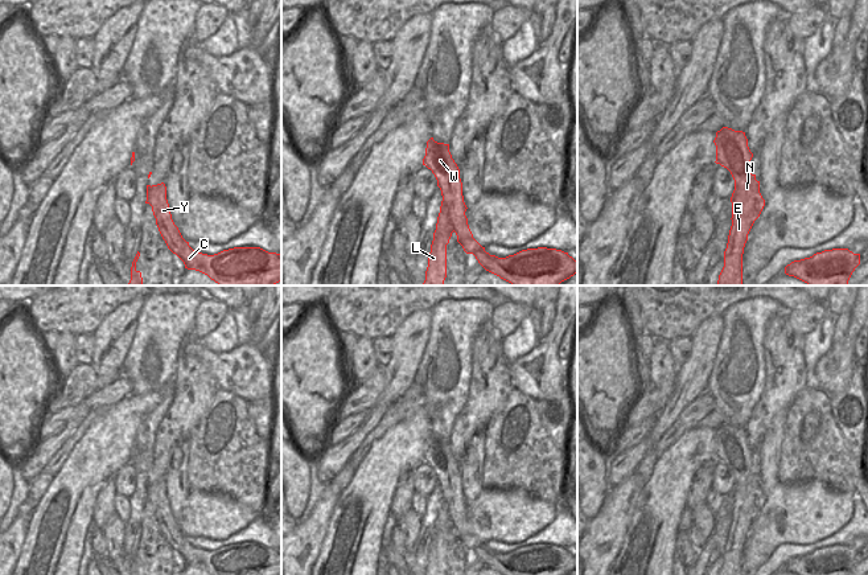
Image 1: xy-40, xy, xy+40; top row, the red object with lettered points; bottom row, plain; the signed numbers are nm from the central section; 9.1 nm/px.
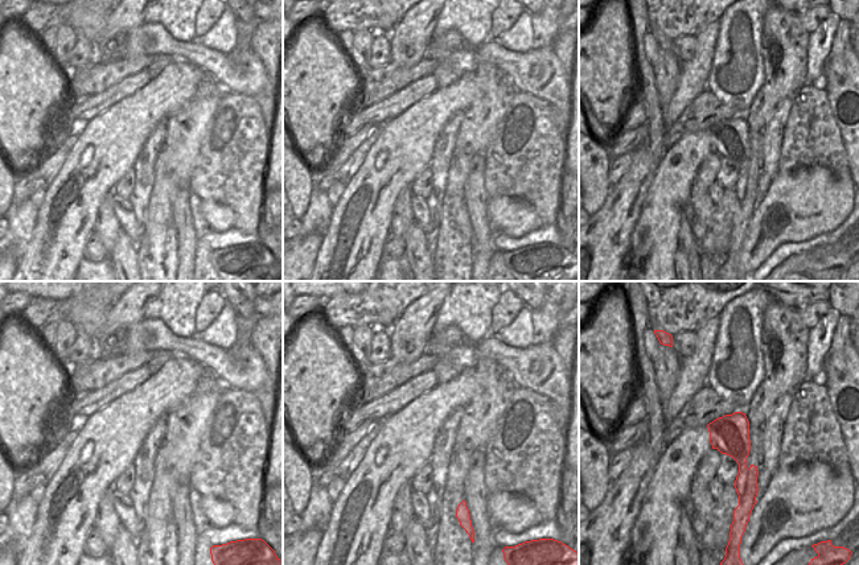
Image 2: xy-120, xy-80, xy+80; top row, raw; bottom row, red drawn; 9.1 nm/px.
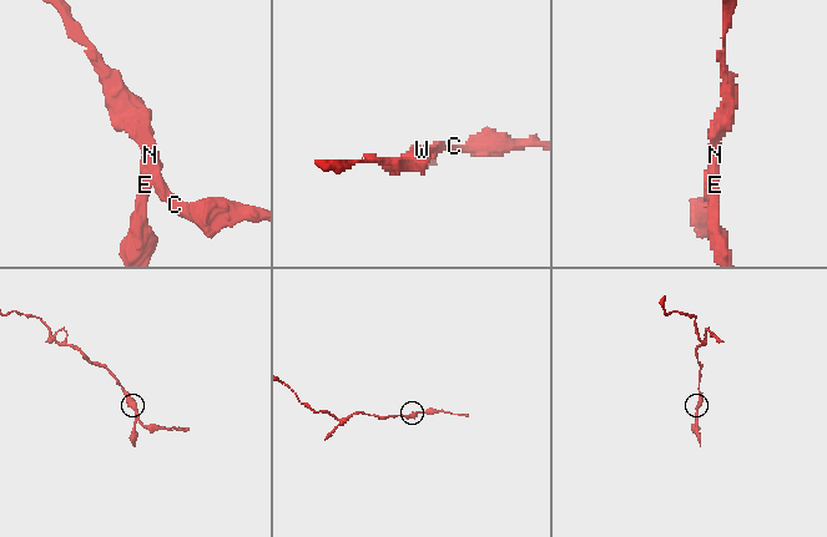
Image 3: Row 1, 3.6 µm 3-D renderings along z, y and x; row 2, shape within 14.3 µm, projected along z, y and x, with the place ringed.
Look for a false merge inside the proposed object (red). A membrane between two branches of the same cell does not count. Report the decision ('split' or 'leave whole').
split

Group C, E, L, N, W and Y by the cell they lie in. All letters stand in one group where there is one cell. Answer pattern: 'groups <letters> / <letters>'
groups C N W Y / E L

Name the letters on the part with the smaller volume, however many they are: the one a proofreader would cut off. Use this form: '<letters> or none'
E, L.

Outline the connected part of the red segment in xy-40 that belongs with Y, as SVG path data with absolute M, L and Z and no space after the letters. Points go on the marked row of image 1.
M164 182L147 185L147 201L152 206L159 231L168 249L188 270L207 275L219 286L275 286L281 282L281 254L260 247L234 247L214 255L194 251L172 219Z

